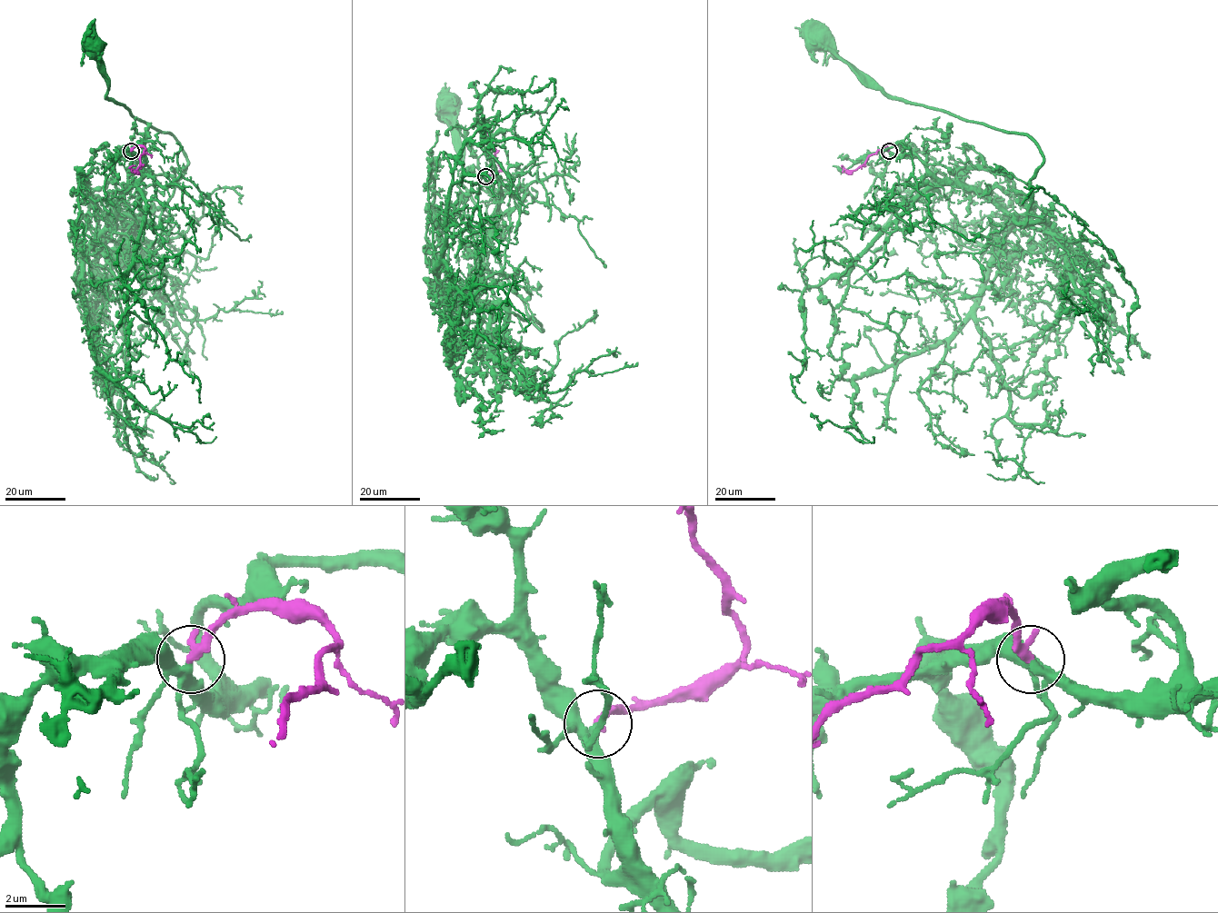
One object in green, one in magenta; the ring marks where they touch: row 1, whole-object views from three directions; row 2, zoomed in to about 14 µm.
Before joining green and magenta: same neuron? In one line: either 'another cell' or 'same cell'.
same cell

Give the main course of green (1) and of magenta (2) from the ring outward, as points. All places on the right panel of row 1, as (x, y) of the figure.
1: (889, 151), (956, 181), (961, 168), (993, 169), (1027, 183), (1043, 161), (1025, 135), (886, 96), (816, 34)
2: (889, 151), (886, 145), (854, 170), (849, 171), (841, 165)

